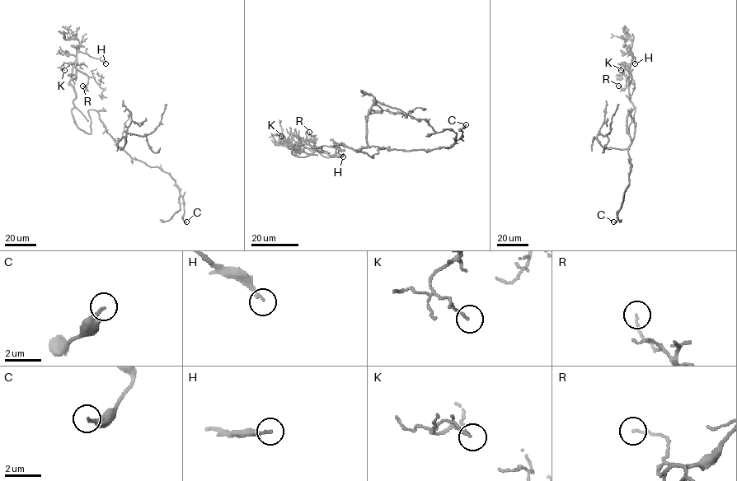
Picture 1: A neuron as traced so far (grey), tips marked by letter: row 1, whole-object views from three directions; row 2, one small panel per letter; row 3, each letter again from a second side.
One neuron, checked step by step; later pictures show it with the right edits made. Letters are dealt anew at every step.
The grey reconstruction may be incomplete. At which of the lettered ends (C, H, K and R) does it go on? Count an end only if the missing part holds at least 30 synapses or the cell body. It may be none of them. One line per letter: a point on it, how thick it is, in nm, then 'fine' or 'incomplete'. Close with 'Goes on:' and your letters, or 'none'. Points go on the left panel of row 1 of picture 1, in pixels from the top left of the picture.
C: at (186, 221); 240 nm thick; fine
H: at (105, 63); 120 nm thick; incomplete
K: at (64, 70); 120 nm thick; fine
R: at (82, 86); 90 nm thick; fine
Goes on: H

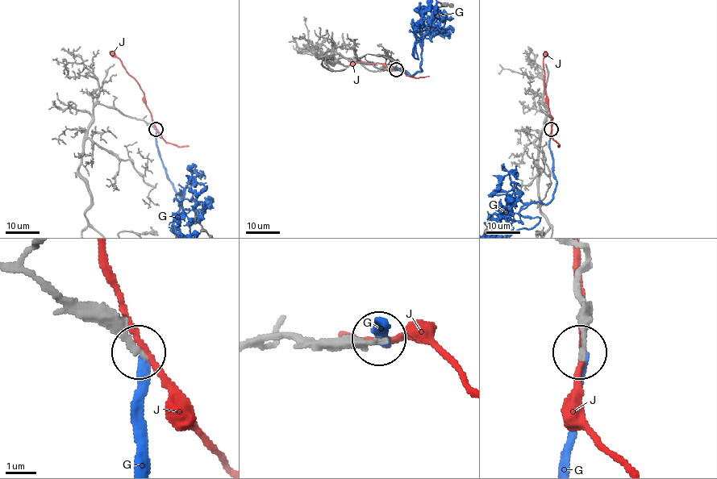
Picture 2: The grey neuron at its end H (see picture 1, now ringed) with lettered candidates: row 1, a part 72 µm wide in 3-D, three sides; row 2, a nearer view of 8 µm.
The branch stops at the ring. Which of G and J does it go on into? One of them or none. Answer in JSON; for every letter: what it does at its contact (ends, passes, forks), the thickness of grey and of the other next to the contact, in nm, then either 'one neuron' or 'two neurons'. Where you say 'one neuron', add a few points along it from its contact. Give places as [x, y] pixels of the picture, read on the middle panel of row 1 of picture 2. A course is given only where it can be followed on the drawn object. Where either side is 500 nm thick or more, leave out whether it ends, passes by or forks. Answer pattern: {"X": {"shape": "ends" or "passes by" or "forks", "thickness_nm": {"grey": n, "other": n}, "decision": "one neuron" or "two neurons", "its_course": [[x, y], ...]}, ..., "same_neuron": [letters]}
{"G": {"shape": "ends", "thickness_nm": {"grey": 150, "other": 280}, "decision": "two neurons"}, "J": {"shape": "passes by", "thickness_nm": {"grey": 400, "other": 180}, "decision": "two neurons"}, "same_neuron": []}

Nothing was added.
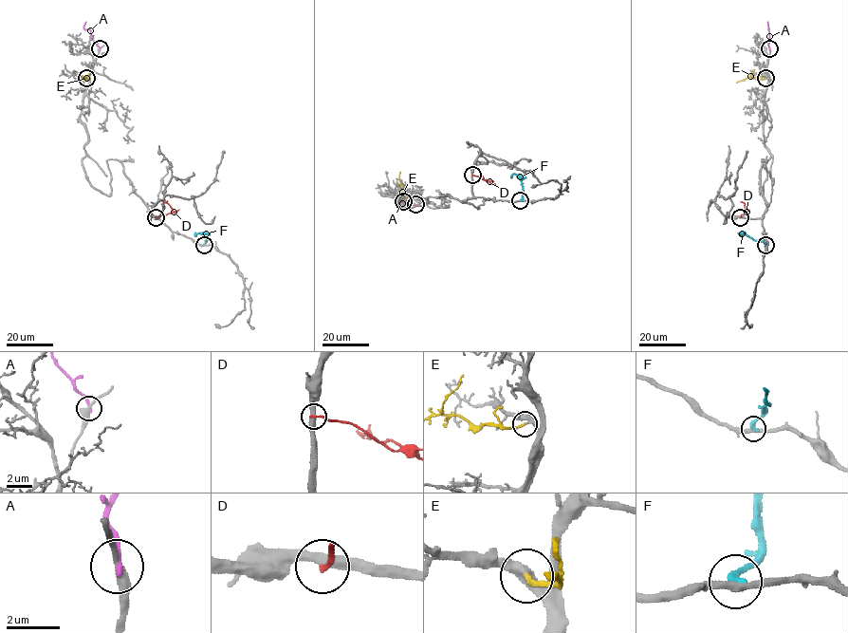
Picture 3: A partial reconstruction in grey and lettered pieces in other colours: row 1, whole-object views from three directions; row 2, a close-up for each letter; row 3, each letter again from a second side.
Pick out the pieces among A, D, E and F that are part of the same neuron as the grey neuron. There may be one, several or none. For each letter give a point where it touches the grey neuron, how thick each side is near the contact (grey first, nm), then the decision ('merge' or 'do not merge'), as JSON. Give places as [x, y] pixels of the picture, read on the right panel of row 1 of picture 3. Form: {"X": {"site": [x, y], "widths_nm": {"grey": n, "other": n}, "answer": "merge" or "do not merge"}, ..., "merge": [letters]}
{"A": {"site": [769, 48], "widths_nm": {"grey": 320, "other": 220}, "answer": "do not merge"}, "D": {"site": [740, 217], "widths_nm": {"grey": 400, "other": 160}, "answer": "do not merge"}, "E": {"site": [765, 78], "widths_nm": {"grey": 280, "other": 170}, "answer": "merge"}, "F": {"site": [765, 245], "widths_nm": {"grey": 280, "other": 320}, "answer": "do not merge"}, "merge": ["E"]}

